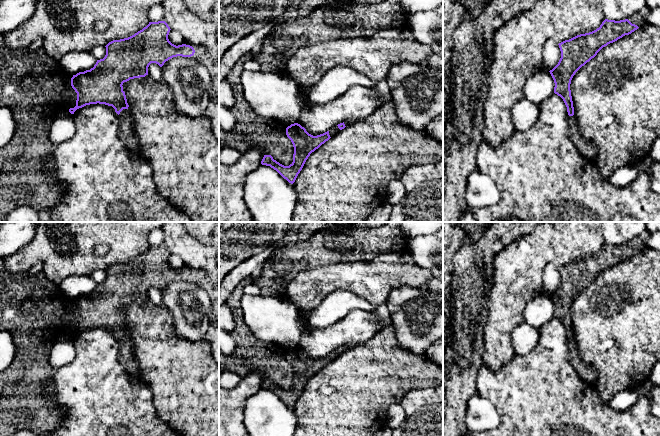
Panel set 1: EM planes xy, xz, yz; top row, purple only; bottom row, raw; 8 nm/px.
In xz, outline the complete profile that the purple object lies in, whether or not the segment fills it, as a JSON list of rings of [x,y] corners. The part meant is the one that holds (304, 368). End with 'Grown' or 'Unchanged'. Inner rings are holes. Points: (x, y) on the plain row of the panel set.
[[[347,344],[317,360],[309,358],[306,353],[298,347],[291,348],[286,352],[286,359],[291,364],[294,371],[293,386],[289,390],[284,390],[274,384],[271,379],[264,379],[261,388],[270,390],[289,407],[293,408],[310,378],[336,359],[340,354],[355,346],[356,344]]]. Grown

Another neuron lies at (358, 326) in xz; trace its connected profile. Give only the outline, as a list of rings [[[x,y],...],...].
[[[353,309],[336,323],[327,327],[314,327],[309,324],[311,311],[301,310],[305,322],[298,348],[317,360],[347,344],[361,344],[370,340],[382,330],[379,319],[371,312]]]

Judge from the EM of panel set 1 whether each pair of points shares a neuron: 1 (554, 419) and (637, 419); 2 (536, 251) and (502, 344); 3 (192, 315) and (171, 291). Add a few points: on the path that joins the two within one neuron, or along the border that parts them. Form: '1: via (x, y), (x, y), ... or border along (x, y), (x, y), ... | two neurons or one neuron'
1: via (575, 419), (616, 419) | one neuron
2: via (518, 274), (518, 279), (508, 297), (502, 321) | one neuron
3: via (189, 309), (177, 297) | one neuron

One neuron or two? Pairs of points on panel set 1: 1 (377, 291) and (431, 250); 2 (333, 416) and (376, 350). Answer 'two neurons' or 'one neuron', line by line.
1: two neurons
2: one neuron

